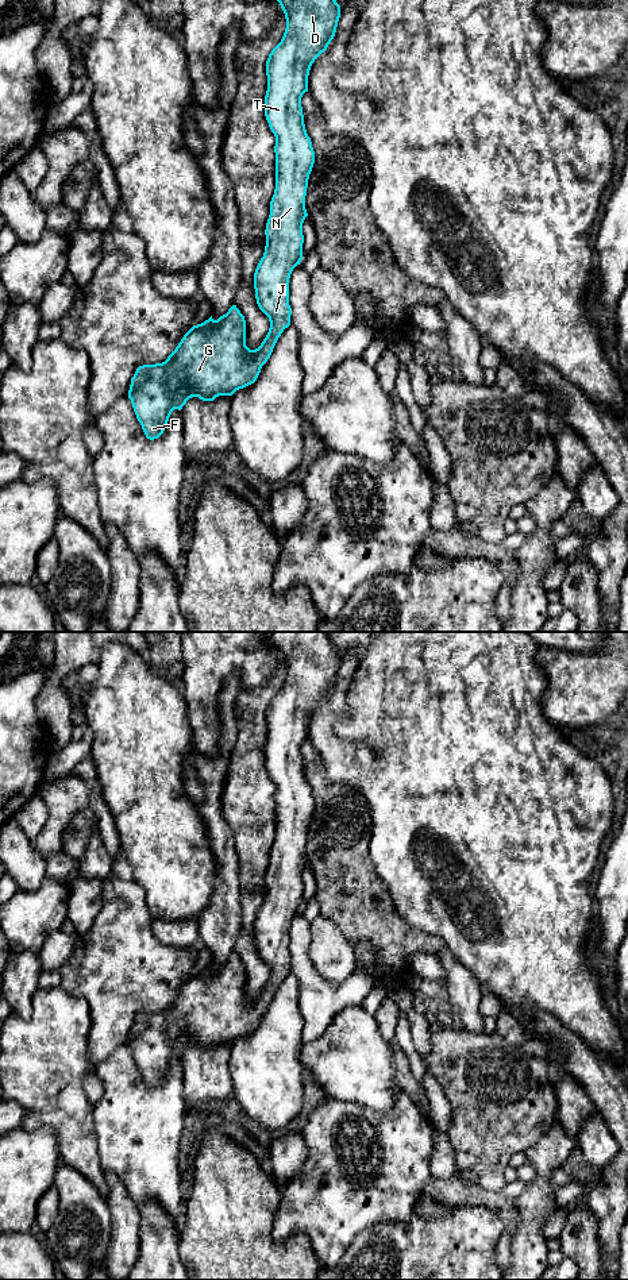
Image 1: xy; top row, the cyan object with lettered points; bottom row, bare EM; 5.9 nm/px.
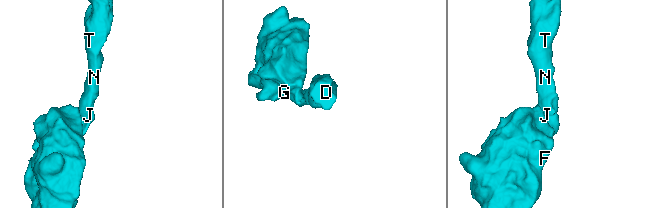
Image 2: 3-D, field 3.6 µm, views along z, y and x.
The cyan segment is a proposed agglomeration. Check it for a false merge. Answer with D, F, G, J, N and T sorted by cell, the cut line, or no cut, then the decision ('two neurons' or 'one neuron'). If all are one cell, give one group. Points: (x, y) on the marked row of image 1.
D F G J N T | no cut | one neuron

